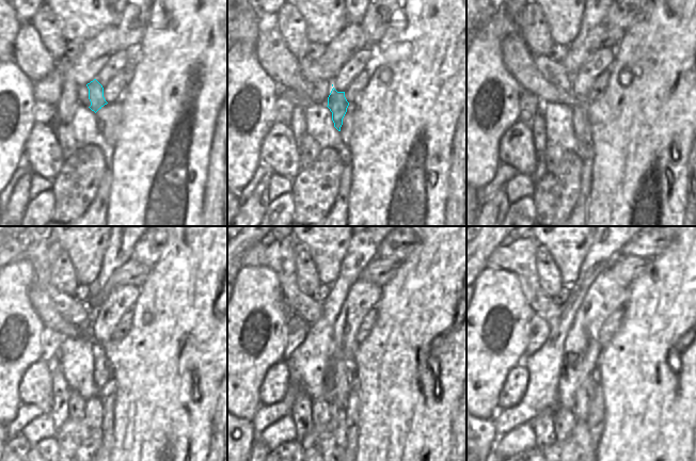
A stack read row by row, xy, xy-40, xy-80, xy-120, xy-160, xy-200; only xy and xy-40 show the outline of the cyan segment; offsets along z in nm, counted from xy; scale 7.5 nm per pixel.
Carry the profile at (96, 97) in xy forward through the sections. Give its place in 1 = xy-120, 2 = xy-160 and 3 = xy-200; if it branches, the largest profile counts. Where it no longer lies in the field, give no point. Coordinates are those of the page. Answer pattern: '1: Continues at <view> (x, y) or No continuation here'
1: Continues at xy-120 (103, 372)
2: Continues at xy-160 (343, 371)
3: Continues at xy-200 (585, 393)

